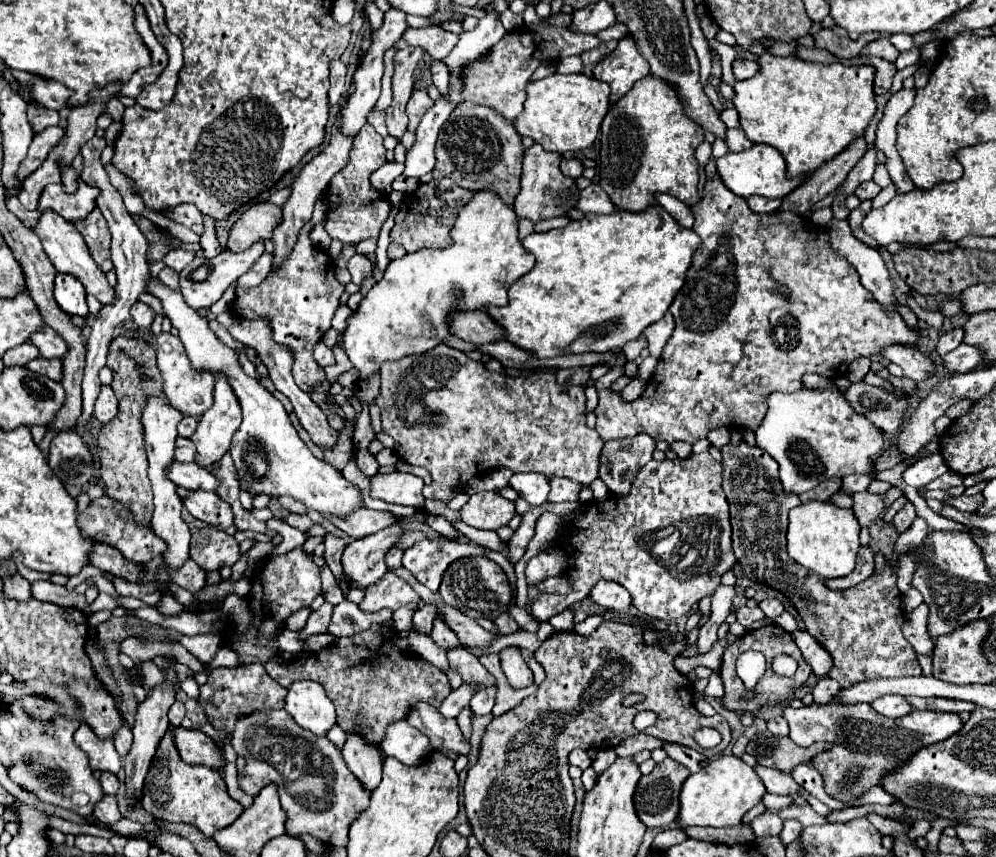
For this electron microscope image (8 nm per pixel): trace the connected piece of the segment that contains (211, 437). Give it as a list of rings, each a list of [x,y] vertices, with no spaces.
[[[218,372],[216,376],[218,378],[216,378],[216,388],[214,388],[214,404],[210,410],[206,410],[204,416],[200,416],[198,430],[190,438],[198,448],[196,464],[202,468],[210,468],[212,462],[218,462],[224,456],[224,452],[230,448],[230,440],[232,440],[234,432],[238,430],[238,426],[242,422],[242,406],[238,404],[238,398],[234,394],[234,388],[230,386],[230,380],[222,372]]]

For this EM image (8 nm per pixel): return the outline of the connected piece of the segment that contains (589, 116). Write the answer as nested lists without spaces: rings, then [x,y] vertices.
[[[552,74],[526,86],[528,98],[522,116],[514,120],[520,136],[530,136],[552,152],[578,152],[594,144],[600,124],[610,110],[610,86],[584,74]]]

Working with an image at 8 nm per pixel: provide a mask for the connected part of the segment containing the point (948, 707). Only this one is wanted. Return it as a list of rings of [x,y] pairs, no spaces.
[[[908,698],[916,710],[932,710],[932,712],[972,712],[976,706],[964,700],[948,700],[948,698]]]

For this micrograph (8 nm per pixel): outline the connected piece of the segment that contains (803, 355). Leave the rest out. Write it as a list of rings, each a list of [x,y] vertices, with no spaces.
[[[718,174],[706,182],[706,196],[702,202],[692,206],[692,214],[696,218],[694,222],[694,232],[702,238],[702,246],[698,250],[698,254],[694,256],[694,266],[690,266],[688,274],[686,274],[686,286],[682,286],[682,290],[676,294],[670,312],[674,314],[676,320],[676,330],[670,336],[670,340],[666,342],[660,360],[658,360],[658,368],[654,372],[654,376],[648,380],[646,390],[642,392],[642,396],[638,400],[626,402],[620,392],[612,390],[612,384],[618,380],[618,376],[624,374],[622,366],[614,366],[610,368],[602,378],[598,378],[594,382],[596,390],[598,390],[598,406],[594,410],[598,422],[596,422],[596,432],[600,434],[600,438],[604,442],[610,440],[622,440],[628,436],[636,436],[640,432],[650,434],[654,440],[666,440],[668,444],[676,442],[676,440],[684,440],[688,444],[698,442],[700,438],[706,438],[710,430],[714,428],[748,428],[748,430],[756,430],[760,426],[760,422],[766,416],[768,410],[768,396],[772,392],[796,392],[800,390],[802,384],[802,376],[804,374],[820,374],[820,376],[840,376],[842,370],[846,370],[850,366],[850,362],[854,362],[860,356],[872,356],[872,354],[882,354],[884,348],[894,346],[894,344],[910,344],[910,346],[918,346],[922,340],[922,332],[920,328],[910,328],[904,318],[894,312],[894,310],[884,310],[874,296],[870,294],[870,290],[866,290],[860,282],[860,274],[856,272],[856,268],[852,264],[848,264],[844,258],[836,256],[836,252],[830,248],[830,240],[828,240],[828,232],[824,226],[816,226],[810,218],[800,218],[794,212],[772,212],[772,214],[758,214],[752,212],[746,204],[744,198],[736,196],[734,192],[730,192],[722,180],[718,178]]]

